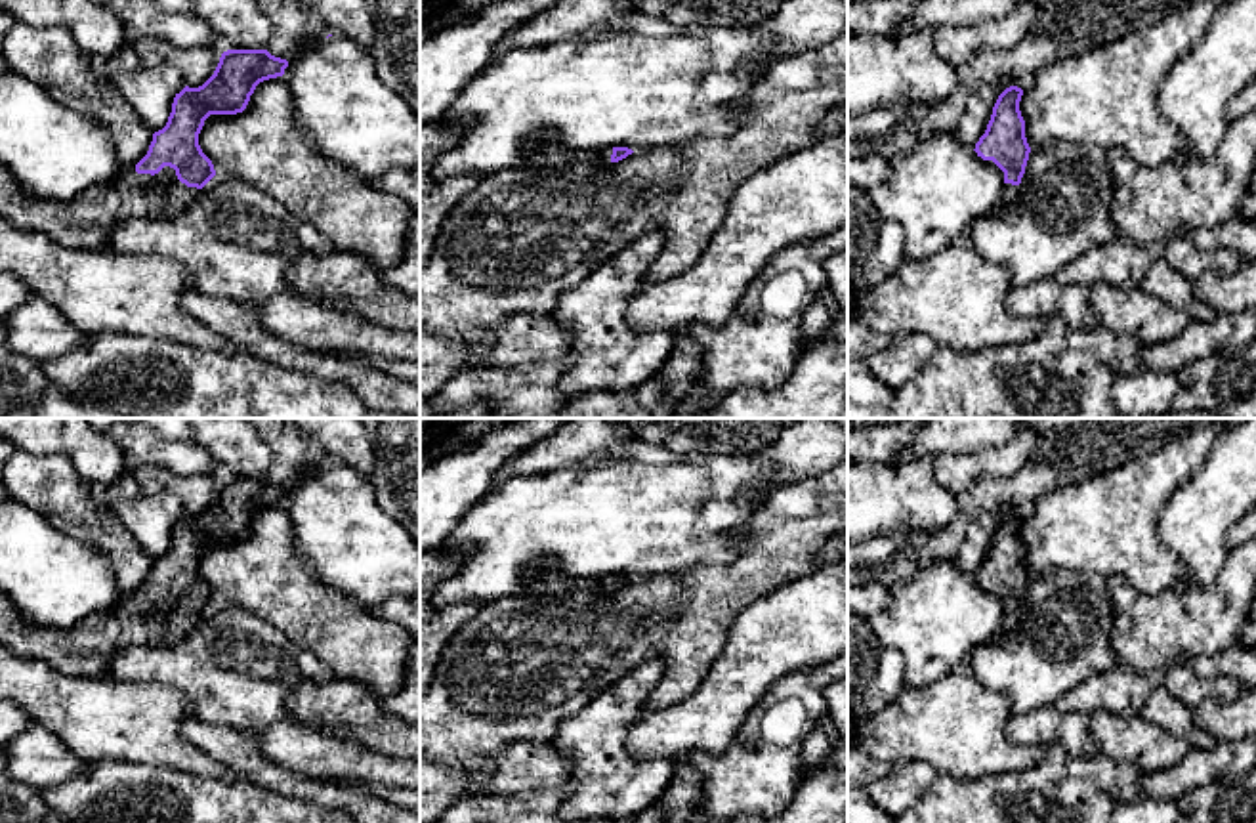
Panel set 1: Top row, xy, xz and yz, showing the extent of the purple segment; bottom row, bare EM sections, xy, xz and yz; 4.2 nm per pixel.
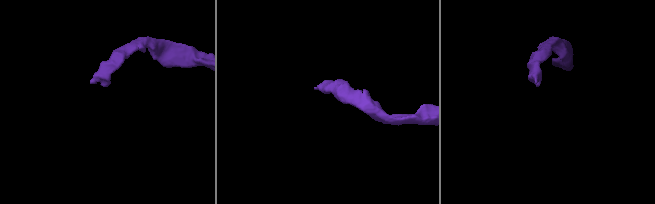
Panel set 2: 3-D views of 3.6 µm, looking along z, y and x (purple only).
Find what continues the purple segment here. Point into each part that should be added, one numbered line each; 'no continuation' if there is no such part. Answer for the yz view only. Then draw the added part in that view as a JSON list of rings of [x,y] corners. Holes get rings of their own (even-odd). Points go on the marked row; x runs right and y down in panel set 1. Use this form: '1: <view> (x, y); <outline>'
1: yz (1010, 191); [[[1004,183],[1004,197],[998,206],[1015,208],[1017,193],[1019,193],[1019,185]]]

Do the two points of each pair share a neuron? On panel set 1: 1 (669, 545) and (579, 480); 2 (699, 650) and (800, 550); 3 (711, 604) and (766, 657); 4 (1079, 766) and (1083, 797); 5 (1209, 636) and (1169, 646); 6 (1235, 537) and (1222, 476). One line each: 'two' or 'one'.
1: one
2: one
3: two
4: two
5: one
6: two

